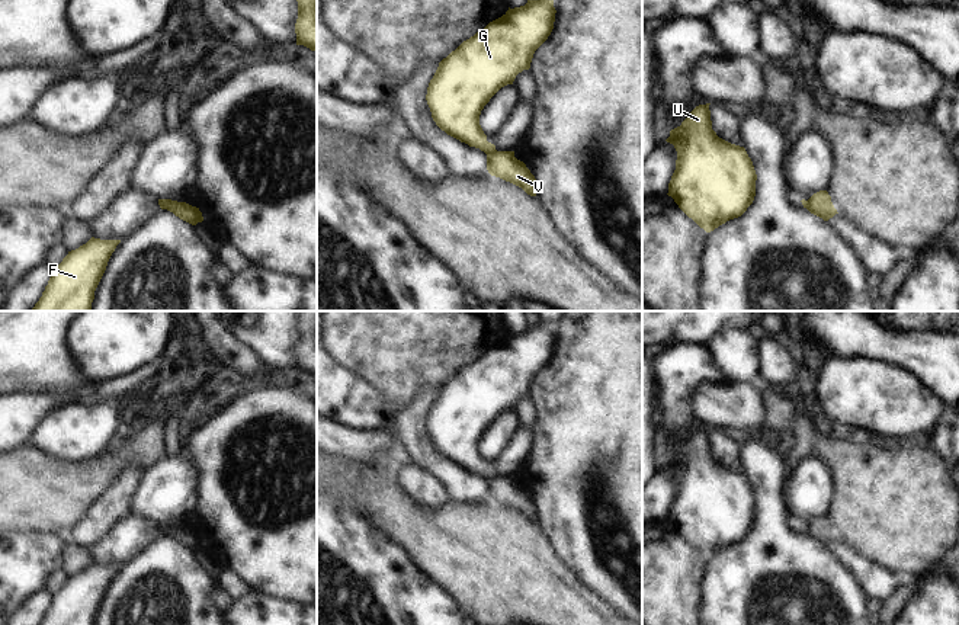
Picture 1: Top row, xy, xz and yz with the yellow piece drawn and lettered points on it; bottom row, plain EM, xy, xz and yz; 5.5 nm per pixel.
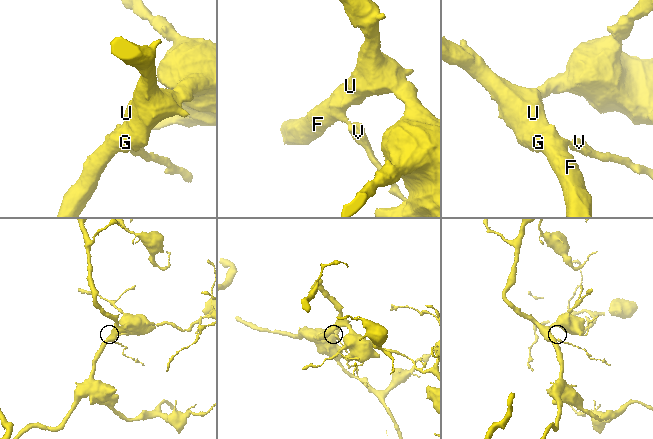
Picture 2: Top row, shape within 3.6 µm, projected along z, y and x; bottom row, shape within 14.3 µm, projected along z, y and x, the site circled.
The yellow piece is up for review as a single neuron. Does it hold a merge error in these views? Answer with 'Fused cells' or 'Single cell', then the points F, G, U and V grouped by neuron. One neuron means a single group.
Fused cells. Groups: F G U / V

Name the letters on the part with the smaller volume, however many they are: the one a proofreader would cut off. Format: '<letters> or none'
V

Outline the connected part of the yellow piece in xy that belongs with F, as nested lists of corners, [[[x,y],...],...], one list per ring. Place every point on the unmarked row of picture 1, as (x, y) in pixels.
[[[92,562],[86,570],[68,577],[62,587],[52,593],[39,625],[94,625],[94,616],[119,568],[121,565]]]

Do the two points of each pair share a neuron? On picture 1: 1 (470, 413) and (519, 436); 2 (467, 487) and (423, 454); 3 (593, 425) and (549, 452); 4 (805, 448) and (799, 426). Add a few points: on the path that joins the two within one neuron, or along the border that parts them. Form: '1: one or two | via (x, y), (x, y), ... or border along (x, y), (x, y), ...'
1: one | via (470, 436), (470, 451), (484, 465), (503, 460)
2: one | via (456, 480), (433, 462)
3: one | via (583, 435), (565, 452), (560, 452)
4: one | via (805, 442), (805, 432)

